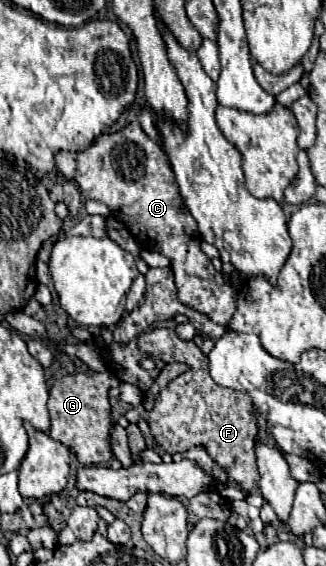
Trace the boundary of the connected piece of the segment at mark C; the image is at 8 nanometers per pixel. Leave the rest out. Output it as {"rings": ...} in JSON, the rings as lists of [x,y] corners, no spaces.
{"rings":[[[131,123],[119,133],[99,135],[93,145],[81,153],[57,151],[55,167],[67,179],[79,183],[85,199],[93,197],[105,203],[111,215],[129,229],[143,249],[159,251],[171,261],[177,297],[183,305],[207,315],[213,323],[229,323],[235,313],[237,291],[221,281],[221,273],[215,271],[211,259],[199,249],[201,235],[179,195],[169,159],[161,145],[145,135],[139,123]]]}

